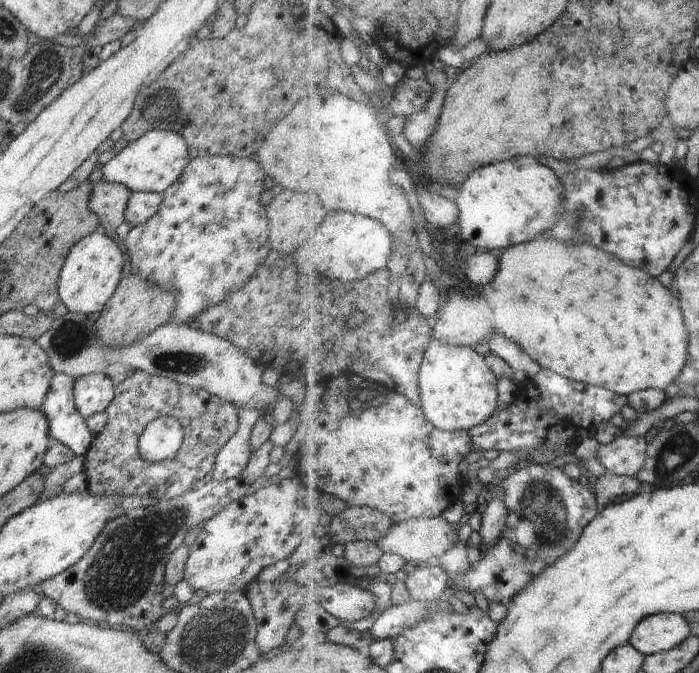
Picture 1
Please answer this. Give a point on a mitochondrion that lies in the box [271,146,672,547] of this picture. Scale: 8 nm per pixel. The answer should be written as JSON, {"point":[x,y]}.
{"point":[581,215]}

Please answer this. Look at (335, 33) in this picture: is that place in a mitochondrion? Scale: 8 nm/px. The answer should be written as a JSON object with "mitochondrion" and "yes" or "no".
{"mitochondrion":"no"}

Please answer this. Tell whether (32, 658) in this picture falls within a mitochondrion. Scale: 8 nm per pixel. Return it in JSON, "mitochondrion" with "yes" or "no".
{"mitochondrion":"yes"}

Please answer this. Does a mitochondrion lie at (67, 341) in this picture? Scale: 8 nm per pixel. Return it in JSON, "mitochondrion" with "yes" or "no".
{"mitochondrion":"yes"}

